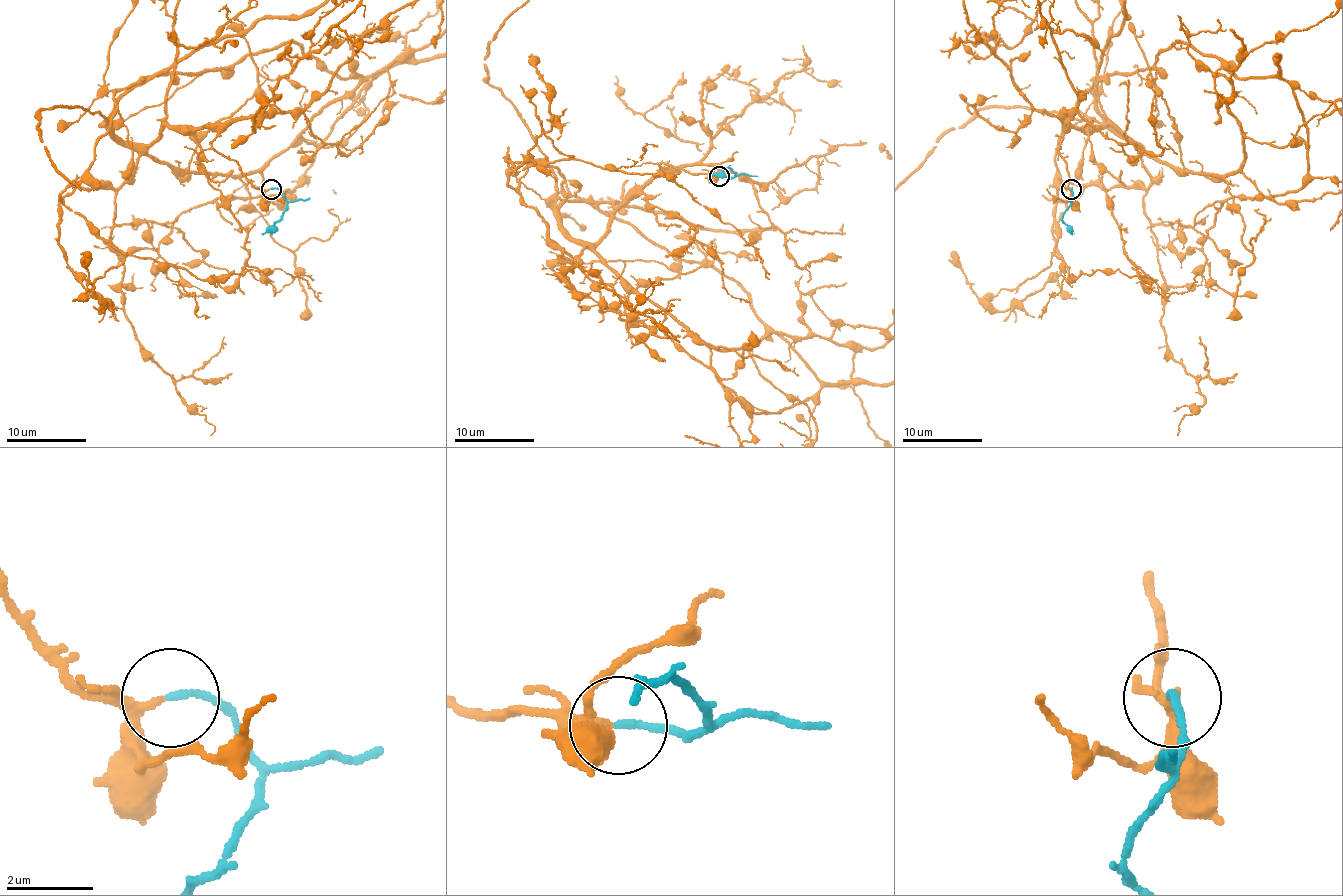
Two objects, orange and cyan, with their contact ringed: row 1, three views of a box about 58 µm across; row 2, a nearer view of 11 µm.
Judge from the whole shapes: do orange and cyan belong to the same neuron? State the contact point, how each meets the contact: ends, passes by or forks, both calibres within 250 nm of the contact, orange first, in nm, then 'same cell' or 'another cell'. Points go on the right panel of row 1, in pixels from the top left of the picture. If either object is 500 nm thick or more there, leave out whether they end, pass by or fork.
place (1071, 189); orange passes by; cyan ends; calibres 140 and 150 nm; same cell

